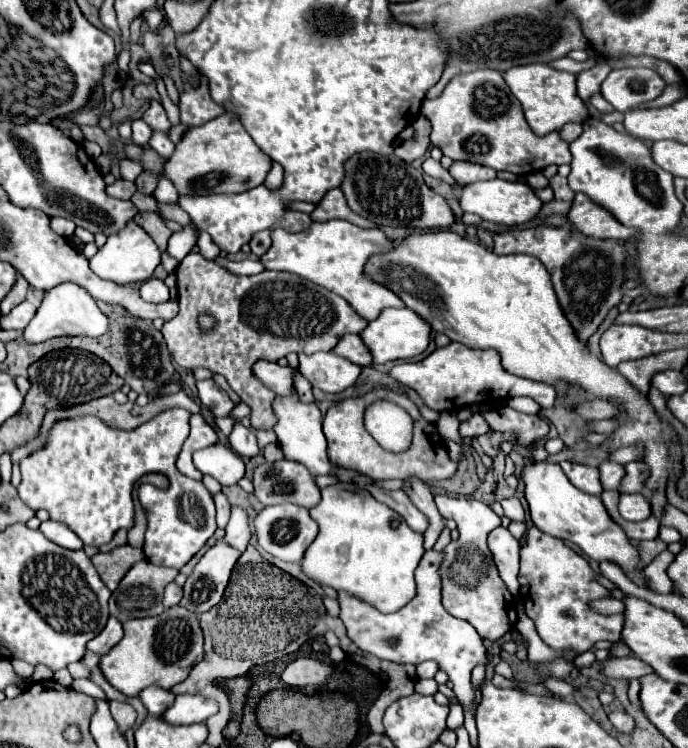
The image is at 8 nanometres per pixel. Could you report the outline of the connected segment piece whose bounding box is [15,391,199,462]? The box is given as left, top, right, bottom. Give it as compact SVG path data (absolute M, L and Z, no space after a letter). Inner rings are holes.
M177 391L177 393L173 393L173 395L157 397L157 399L153 399L151 403L147 403L145 407L139 407L139 405L135 405L135 403L119 405L119 403L109 395L109 397L99 397L99 399L95 399L95 401L89 401L89 403L83 403L83 405L75 405L75 407L69 407L69 409L53 409L53 411L47 411L39 435L27 443L27 445L15 449L15 462L19 462L19 458L28 456L34 451L41 449L46 443L49 430L53 427L53 423L57 423L59 419L71 419L71 417L77 417L77 415L95 415L95 417L103 419L103 423L107 423L109 427L115 427L115 429L135 429L135 427L139 427L139 425L147 423L147 419L153 419L157 413L161 413L161 411L165 411L165 409L173 409L173 407L183 407L183 409L187 409L189 413L199 413L199 405L197 405L193 399L189 399L189 397L185 395L185 391Z

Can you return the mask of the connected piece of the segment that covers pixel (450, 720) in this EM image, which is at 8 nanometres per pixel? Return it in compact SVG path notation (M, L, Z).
M453 705L451 713L447 717L447 727L451 731L455 731L459 725L463 725L463 709L461 709L461 705Z

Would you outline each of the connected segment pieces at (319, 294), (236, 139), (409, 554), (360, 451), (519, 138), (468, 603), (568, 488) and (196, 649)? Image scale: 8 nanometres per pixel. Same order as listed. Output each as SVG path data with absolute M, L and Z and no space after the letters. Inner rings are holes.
M189 253L177 267L177 287L179 287L179 315L171 321L167 321L161 329L165 343L169 347L171 357L177 361L179 367L187 371L195 371L199 367L209 369L211 373L219 373L227 379L229 387L251 407L251 425L257 429L271 429L277 419L273 413L273 401L275 393L271 393L259 379L255 379L253 363L259 359L267 361L279 361L281 357L287 357L289 353L305 353L313 355L317 351L331 351L337 341L345 333L361 333L367 325L365 319L361 319L345 299L339 299L339 295L301 279L299 275L289 275L285 271L263 271L259 275L235 275L229 269L203 259L199 253ZM211 313L217 319L217 325L211 333L201 333L195 325L195 315Z
M223 113L199 127L189 127L175 145L173 155L163 163L163 177L175 183L179 195L211 195L241 193L265 181L271 159L249 139L247 131L235 115Z
M335 483L335 485L321 489L321 503L309 509L309 515L319 525L319 535L307 547L301 559L301 569L311 581L331 587L335 591L347 591L349 595L355 595L357 599L371 603L377 611L383 611L383 613L395 613L397 609L401 609L415 597L413 573L425 551L423 535L409 529L409 525L399 513L375 501L369 493L361 489L357 491L355 485Z
M375 387L373 391L361 395L361 397L351 397L351 399L343 399L335 405L329 407L325 419L323 419L323 433L327 437L327 455L331 459L331 463L339 465L339 467L345 467L345 469L355 469L359 473L365 473L373 479L407 479L407 477L417 477L421 479L423 483L429 483L429 481L443 481L443 479L451 479L455 473L457 473L457 463L449 457L449 451L447 451L447 445L445 441L439 437L437 433L437 427L435 423L429 423L425 421L421 415L419 415L419 409L417 405L405 395L405 393L399 393L399 391L393 391L389 387ZM375 399L389 399L389 401L395 401L397 405L405 407L413 421L415 421L415 431L413 431L413 443L407 451L403 453L391 453L391 451L385 451L383 447L379 447L379 443L365 431L363 427L363 411L365 411L365 405L373 403Z
M481 69L453 77L437 99L423 101L421 113L433 125L431 145L439 147L453 161L469 161L515 175L541 171L547 165L571 163L569 143L561 139L559 131L551 131L545 137L531 131L521 105L513 103L513 93L499 71Z
M435 495L435 503L443 519L453 519L459 529L459 539L443 549L443 561L439 567L443 583L443 607L457 619L471 623L483 639L501 639L505 633L515 629L517 609L513 595L499 577L493 555L487 547L487 535L501 525L501 519L493 509L475 499L455 499L447 495Z
M547 461L525 467L523 481L525 481L525 497L529 503L529 511L531 511L531 521L535 523L537 529L557 539L575 543L589 559L597 563L611 561L619 565L623 573L635 585L649 589L649 583L643 575L639 551L629 543L623 527L611 519L605 505L601 503L601 497L593 497L593 495L579 491L577 487L569 483L569 479L563 475L559 465L547 463Z
M175 605L163 615L151 619L133 619L123 625L123 639L99 661L103 677L123 695L135 697L145 687L157 685L171 689L187 679L193 665L203 655L203 635L199 629L199 615Z

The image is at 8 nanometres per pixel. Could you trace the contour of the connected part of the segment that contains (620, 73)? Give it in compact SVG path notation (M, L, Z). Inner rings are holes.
M647 67L613 69L603 81L603 97L621 113L659 97L665 89L659 73Z

